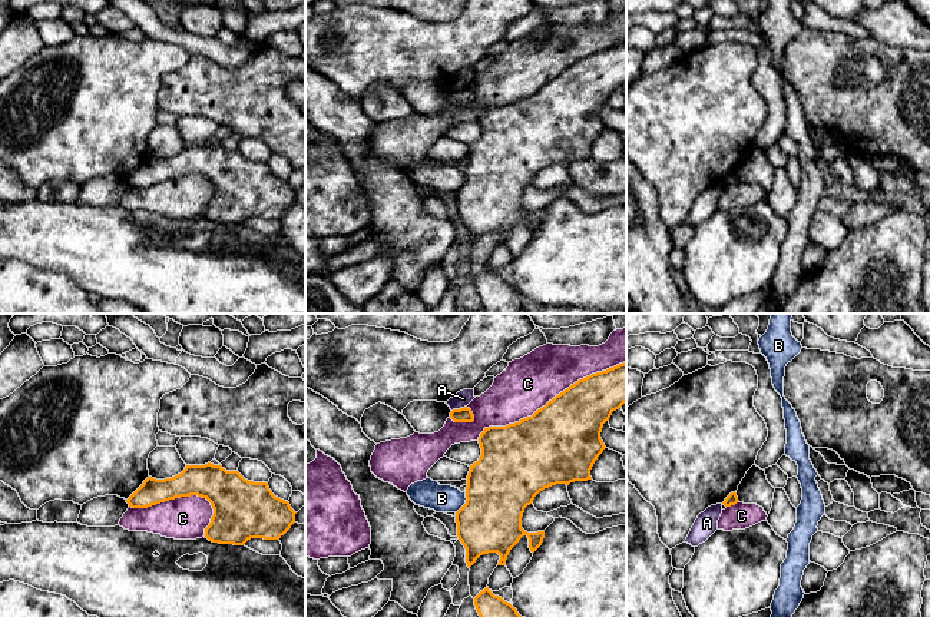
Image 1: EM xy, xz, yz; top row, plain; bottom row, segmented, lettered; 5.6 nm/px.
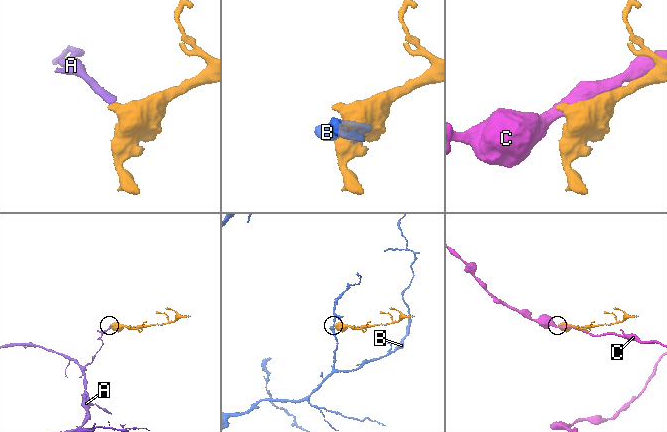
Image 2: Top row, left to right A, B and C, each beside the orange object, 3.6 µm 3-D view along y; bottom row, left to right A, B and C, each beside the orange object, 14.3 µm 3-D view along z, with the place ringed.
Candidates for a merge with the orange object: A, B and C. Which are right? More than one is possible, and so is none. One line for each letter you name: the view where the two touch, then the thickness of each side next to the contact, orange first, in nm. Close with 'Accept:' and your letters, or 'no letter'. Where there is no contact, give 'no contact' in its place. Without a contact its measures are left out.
Accept: no letter

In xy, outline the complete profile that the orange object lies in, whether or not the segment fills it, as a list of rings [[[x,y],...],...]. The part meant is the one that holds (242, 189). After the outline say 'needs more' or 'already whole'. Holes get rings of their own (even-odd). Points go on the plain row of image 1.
[[[186,145],[185,149],[165,159],[148,156],[126,179],[132,188],[148,188],[169,179],[198,175],[206,178],[214,195],[205,208],[205,218],[219,223],[244,225],[251,218],[279,219],[295,202],[295,190],[288,180],[272,173],[267,162],[245,159],[238,150],[226,150],[222,145]]] | already whole

